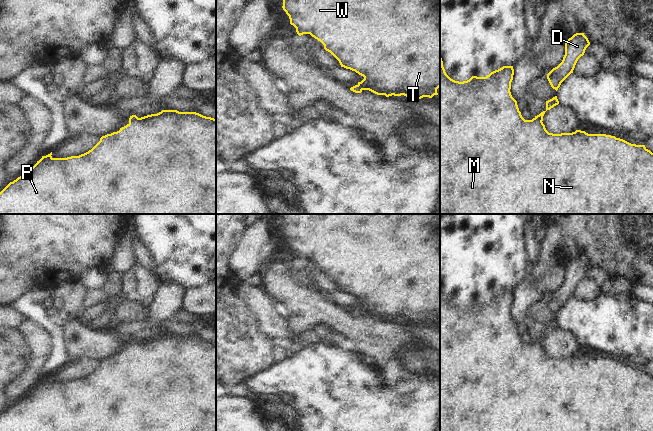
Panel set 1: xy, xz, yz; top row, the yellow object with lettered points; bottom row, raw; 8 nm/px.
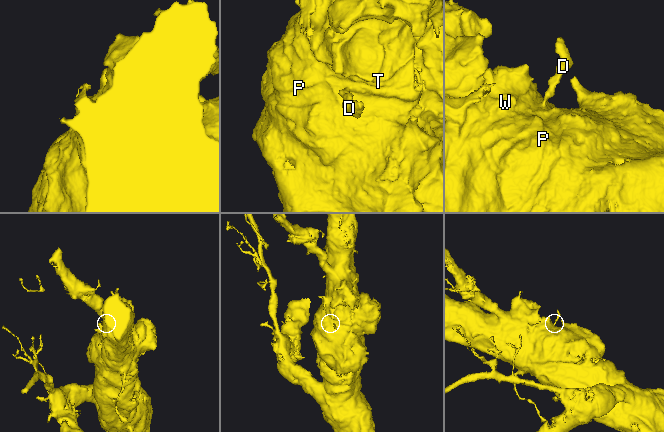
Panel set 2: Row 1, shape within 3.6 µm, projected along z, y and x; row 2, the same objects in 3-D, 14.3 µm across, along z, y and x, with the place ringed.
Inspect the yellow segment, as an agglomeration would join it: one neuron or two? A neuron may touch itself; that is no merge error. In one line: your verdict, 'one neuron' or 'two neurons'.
one neuron

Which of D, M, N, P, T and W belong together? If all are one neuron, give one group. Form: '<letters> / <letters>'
D M N P T W

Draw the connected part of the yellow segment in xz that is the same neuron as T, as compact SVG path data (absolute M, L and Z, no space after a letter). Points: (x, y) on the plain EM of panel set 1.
M283 214L283 234L299 260L310 258L324 269L340 287L341 291L355 295L364 303L350 312L355 317L369 314L377 319L401 320L409 323L432 322L440 311L440 214Z

